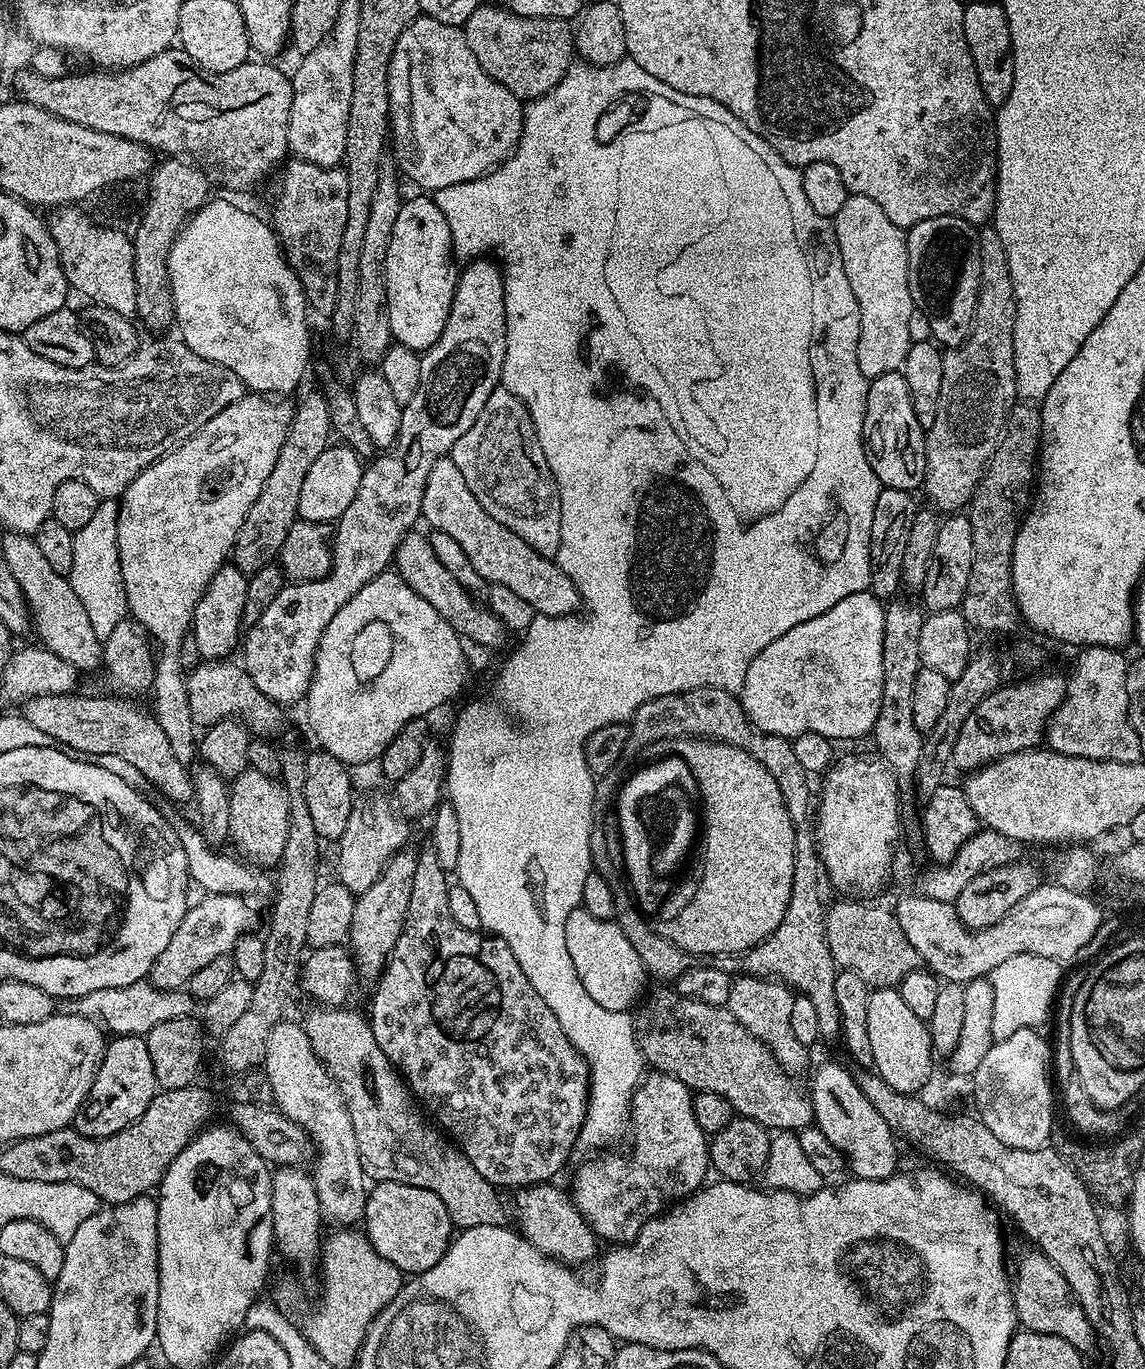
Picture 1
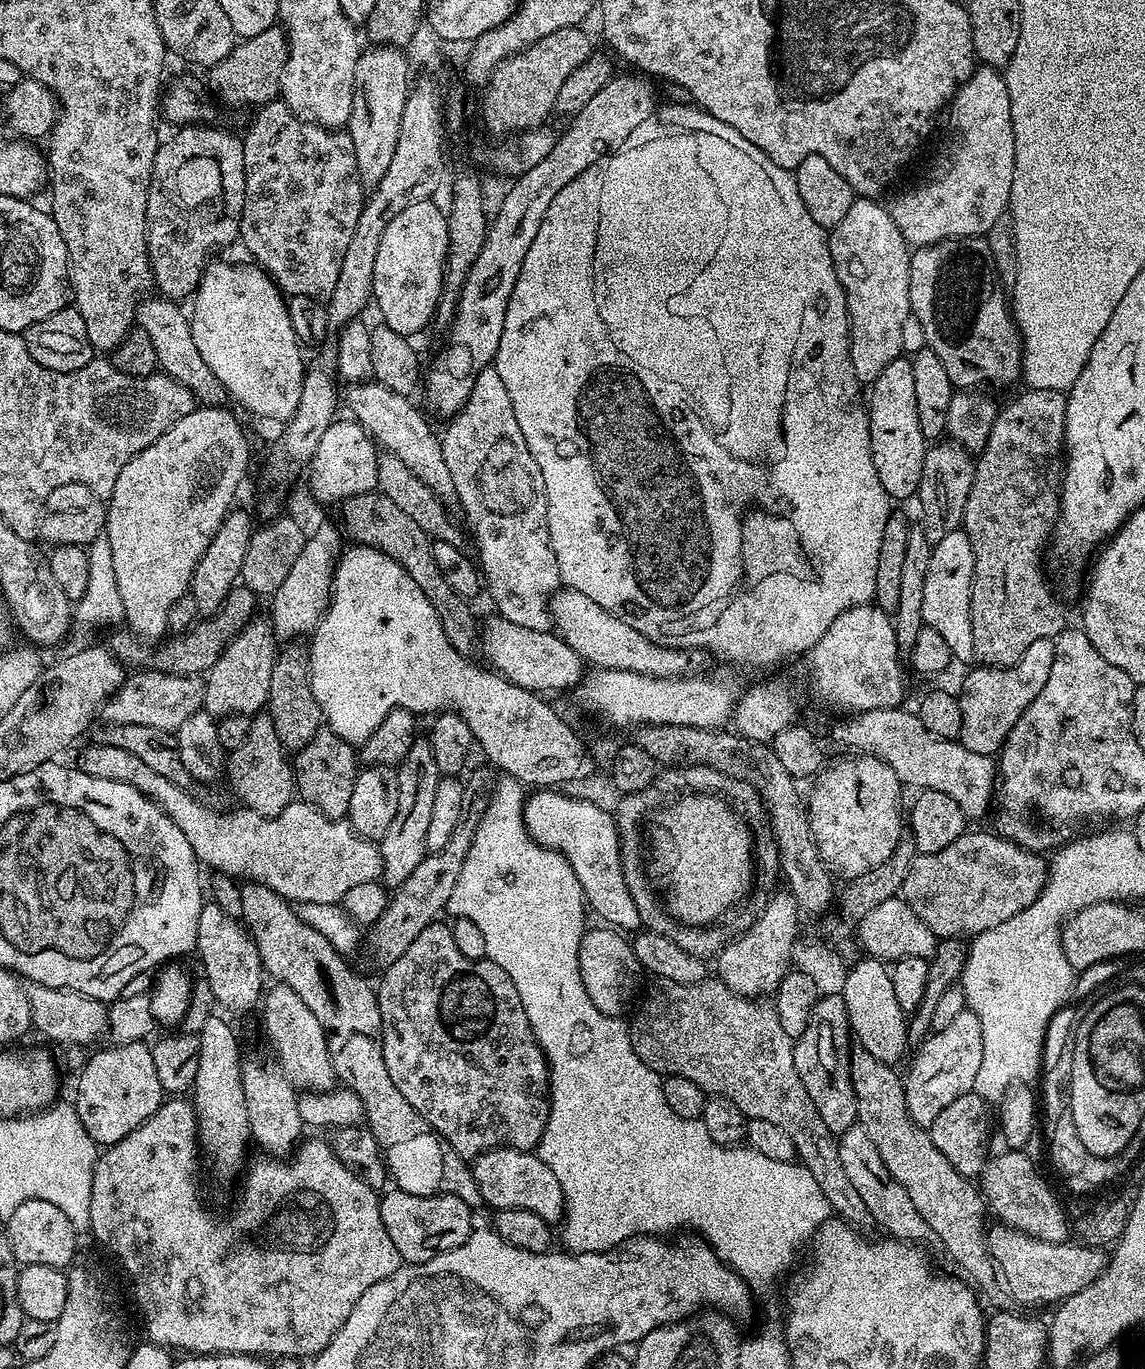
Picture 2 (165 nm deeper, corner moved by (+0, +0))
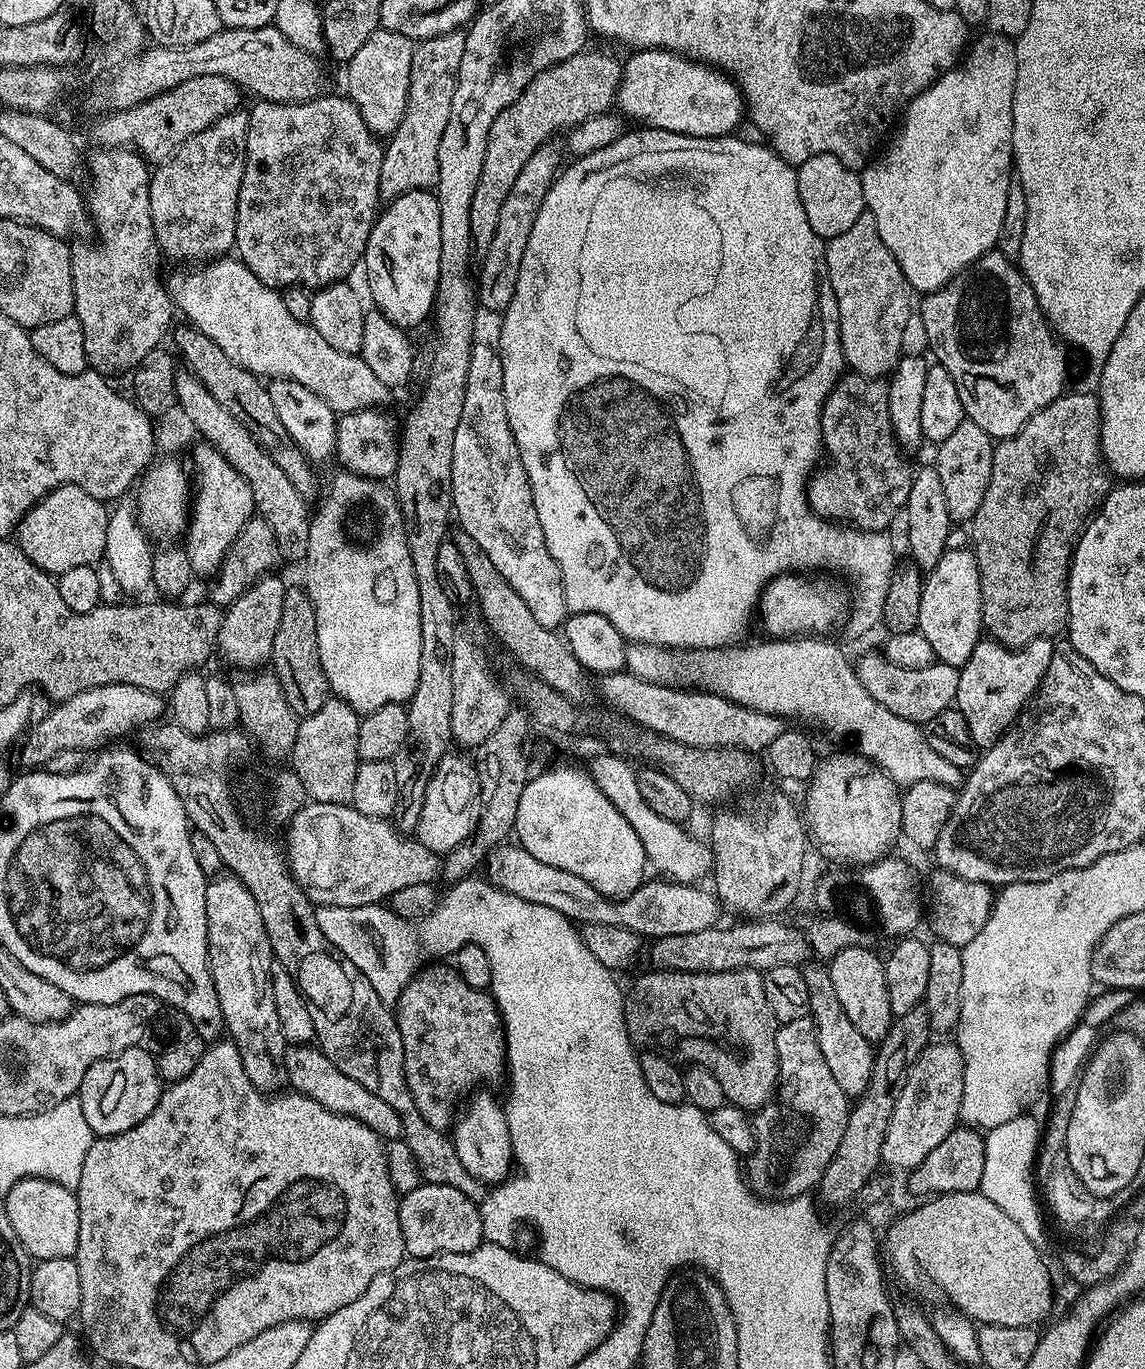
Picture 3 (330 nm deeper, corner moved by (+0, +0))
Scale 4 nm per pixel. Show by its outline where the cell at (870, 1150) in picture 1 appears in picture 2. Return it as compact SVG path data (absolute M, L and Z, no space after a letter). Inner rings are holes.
M853 1126L839 1133L840 1161L842 1170L850 1177L850 1182L858 1189L862 1202L866 1202L866 1210L870 1210L873 1221L885 1228L889 1237L909 1242L924 1242L932 1236L928 1223L914 1210L914 1202L910 1202L910 1194L886 1170L886 1162L882 1162L882 1154L878 1154L878 1146L870 1140L870 1134L859 1126Z

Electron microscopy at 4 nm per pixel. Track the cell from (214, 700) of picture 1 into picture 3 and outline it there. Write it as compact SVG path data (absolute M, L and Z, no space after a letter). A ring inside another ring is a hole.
M111 684L74 694L68 700L59 701L53 708L56 708L53 712L46 713L38 722L36 720L27 735L23 737L24 746L20 750L20 764L24 768L21 769L39 769L47 765L48 760L62 750L80 752L85 750L84 748L99 749L115 741L112 740L115 736L120 736L131 728L140 728L148 723L151 725L163 717L160 716L163 712L165 715L166 700L161 693L151 692L145 688Z

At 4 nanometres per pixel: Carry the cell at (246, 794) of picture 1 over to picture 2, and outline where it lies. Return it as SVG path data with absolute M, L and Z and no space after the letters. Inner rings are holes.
M267 714L251 717L246 740L242 746L227 753L227 780L233 794L244 803L241 805L249 812L257 812L259 816L276 816L293 803L296 792L294 764L274 730L274 722Z

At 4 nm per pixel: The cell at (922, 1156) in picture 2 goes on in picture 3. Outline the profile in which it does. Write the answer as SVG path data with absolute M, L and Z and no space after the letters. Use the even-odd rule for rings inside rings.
M805 963L802 971L808 987L808 1012L816 1027L818 1050L822 1050L822 1058L826 1058L826 1067L834 1082L842 1086L848 1097L859 1098L868 1089L876 1065L873 1041L862 1038L862 1034L858 1034L858 1029L854 1027L854 1022L850 1022L846 1010L842 1010L842 1002L838 1002L838 994L834 994L834 982L830 982L830 974L823 963Z

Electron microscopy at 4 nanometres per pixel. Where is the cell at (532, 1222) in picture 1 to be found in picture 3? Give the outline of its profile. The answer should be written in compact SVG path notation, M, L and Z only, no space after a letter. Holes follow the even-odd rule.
M477 1091L477 1096L465 1108L463 1105L450 1129L450 1139L462 1166L466 1166L474 1178L481 1180L485 1186L499 1186L509 1179L514 1168L512 1139L504 1104L496 1101L488 1092L491 1091Z

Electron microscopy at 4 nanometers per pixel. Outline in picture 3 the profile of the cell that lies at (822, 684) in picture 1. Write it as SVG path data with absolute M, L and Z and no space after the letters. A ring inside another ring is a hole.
M879 651L868 652L854 664L862 686L874 698L874 702L882 702L886 710L894 710L898 718L906 718L910 722L923 725L930 718L942 714L942 710L953 707L958 690L958 669L949 664L934 663L925 668L910 670L890 662Z

